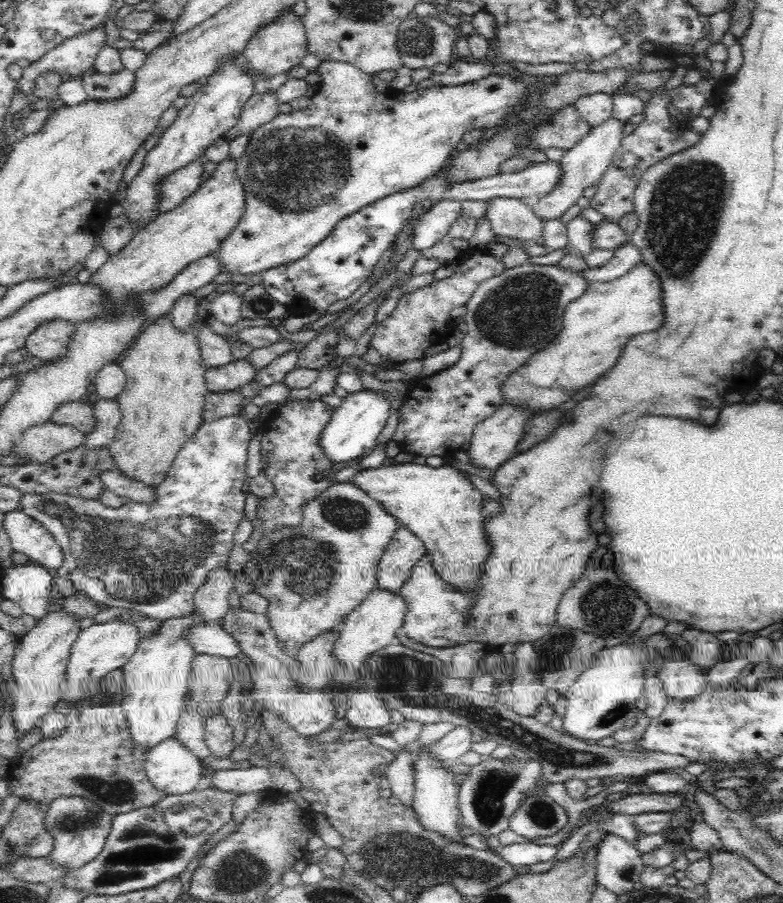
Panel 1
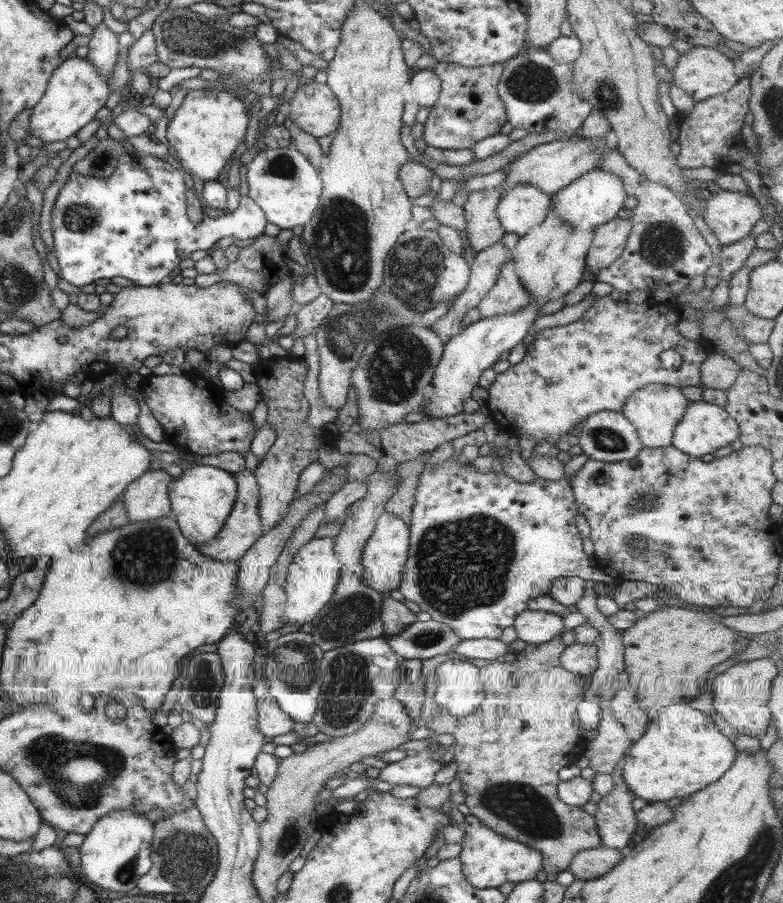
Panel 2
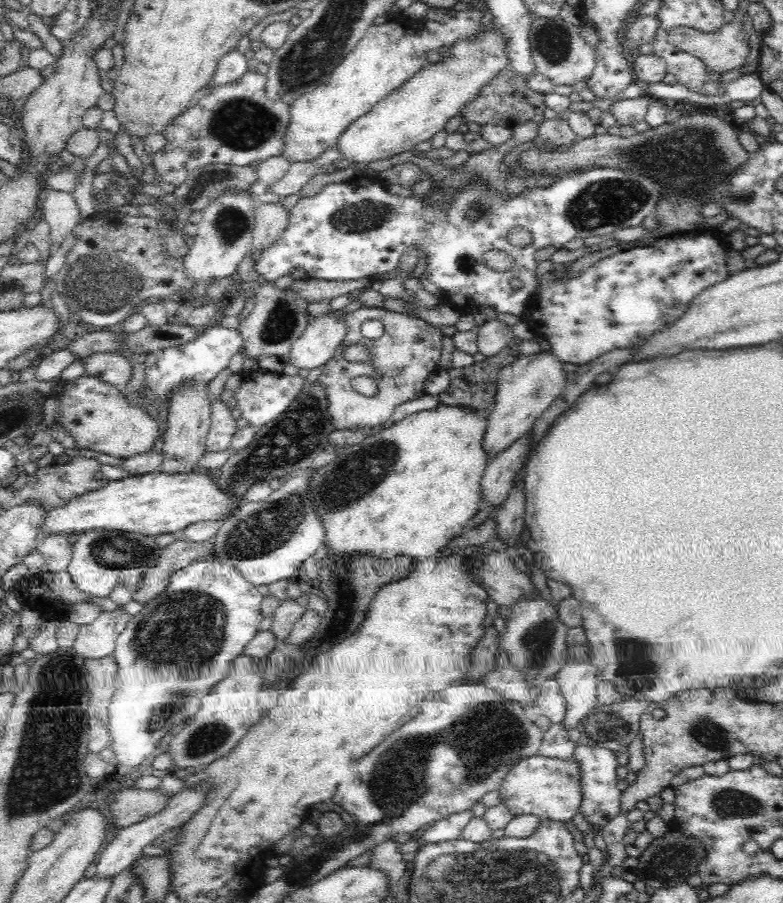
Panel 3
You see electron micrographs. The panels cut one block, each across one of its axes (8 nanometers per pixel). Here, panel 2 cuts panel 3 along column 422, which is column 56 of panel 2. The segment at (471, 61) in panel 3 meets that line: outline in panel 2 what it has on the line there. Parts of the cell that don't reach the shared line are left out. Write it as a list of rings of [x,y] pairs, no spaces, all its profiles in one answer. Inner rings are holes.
[[[68,56],[49,75],[42,97],[31,108],[29,136],[41,139],[43,145],[75,136],[82,126],[94,119],[95,112],[104,106],[109,94],[106,76],[100,75],[87,57]]]

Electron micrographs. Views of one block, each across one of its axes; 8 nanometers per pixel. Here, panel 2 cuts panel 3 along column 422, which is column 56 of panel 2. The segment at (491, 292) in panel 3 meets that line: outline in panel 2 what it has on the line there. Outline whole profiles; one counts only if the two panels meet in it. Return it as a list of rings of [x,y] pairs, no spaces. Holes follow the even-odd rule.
[[[133,156],[129,163],[118,163],[108,178],[70,174],[58,191],[51,209],[50,225],[59,278],[77,288],[91,285],[97,279],[115,277],[125,278],[133,282],[134,286],[158,286],[167,280],[170,271],[181,262],[177,250],[181,254],[189,254],[194,250],[207,250],[225,236],[244,239],[263,234],[263,228],[267,224],[264,213],[247,196],[239,198],[239,206],[230,214],[218,218],[204,216],[199,224],[193,224],[186,215],[186,188],[181,172],[161,158],[151,156]]]

